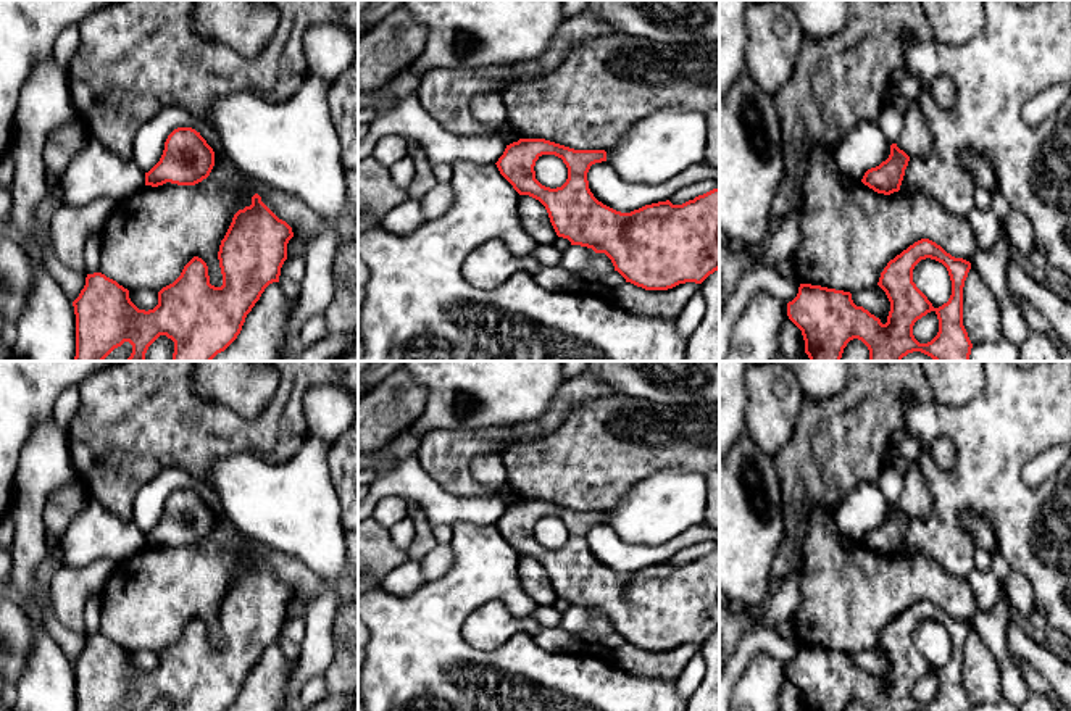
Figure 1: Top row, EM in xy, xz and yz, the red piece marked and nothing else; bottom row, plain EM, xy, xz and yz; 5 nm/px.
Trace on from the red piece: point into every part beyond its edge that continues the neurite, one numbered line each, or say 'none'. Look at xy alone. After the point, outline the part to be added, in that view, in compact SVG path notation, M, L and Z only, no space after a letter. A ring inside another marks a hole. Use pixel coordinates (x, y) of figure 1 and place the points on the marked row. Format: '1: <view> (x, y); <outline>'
none

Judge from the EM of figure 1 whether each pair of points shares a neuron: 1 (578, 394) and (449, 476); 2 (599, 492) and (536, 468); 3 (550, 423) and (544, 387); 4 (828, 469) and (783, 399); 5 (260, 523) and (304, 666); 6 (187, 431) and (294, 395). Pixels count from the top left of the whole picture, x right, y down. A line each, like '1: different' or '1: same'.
1: same
2: same
3: different
4: different
5: same
6: same

